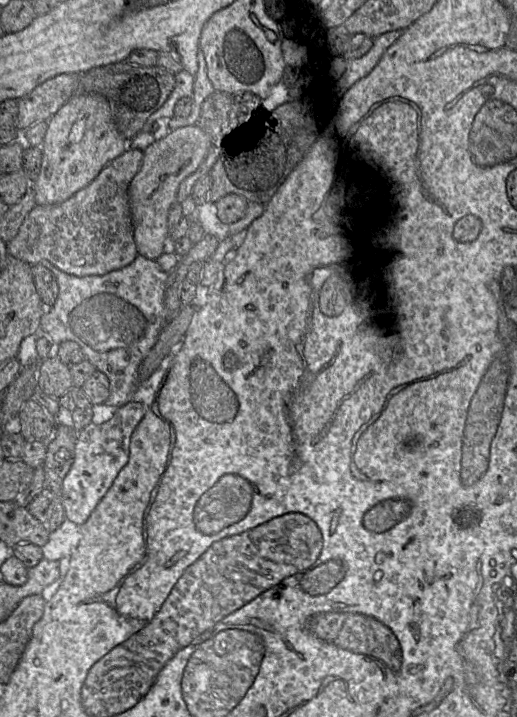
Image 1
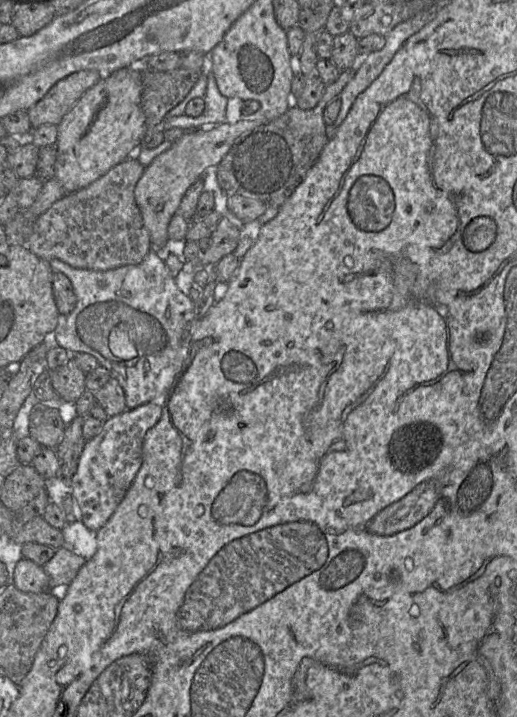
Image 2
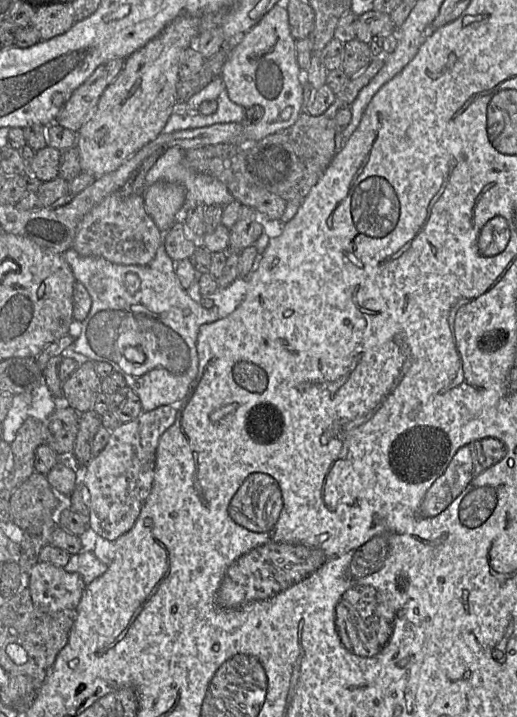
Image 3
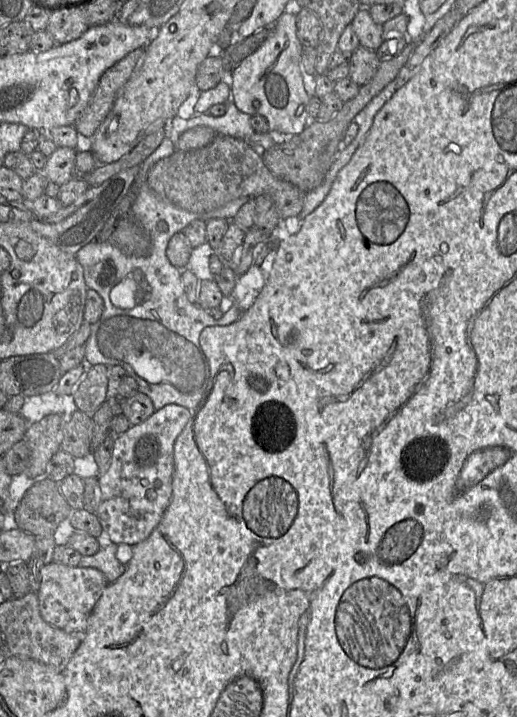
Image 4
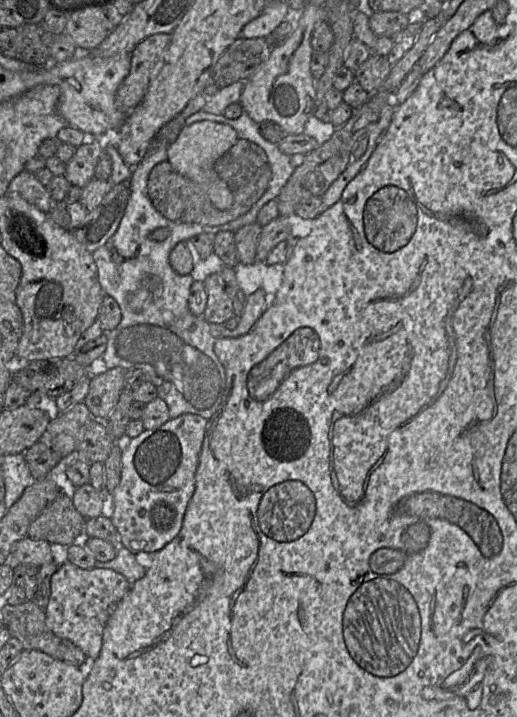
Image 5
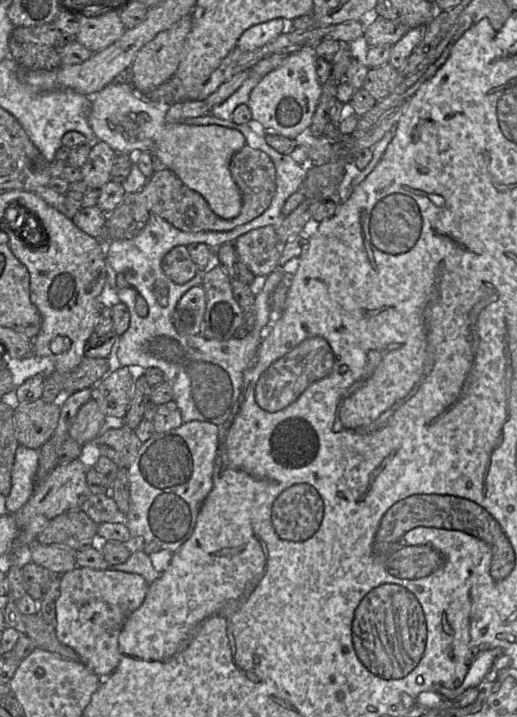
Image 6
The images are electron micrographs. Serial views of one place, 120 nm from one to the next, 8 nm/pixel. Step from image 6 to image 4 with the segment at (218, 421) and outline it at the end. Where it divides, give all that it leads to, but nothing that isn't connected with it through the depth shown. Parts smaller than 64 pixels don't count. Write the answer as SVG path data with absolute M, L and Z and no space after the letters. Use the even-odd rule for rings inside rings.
M232 93L224 105L226 105L226 112L220 117L214 117L207 112L190 119L183 119L176 115L173 117L172 121L166 121L163 127L166 138L162 141L156 151L140 165L139 172L135 179L135 183L138 183L138 194L128 215L131 215L135 221L137 221L150 234L152 240L152 250L150 254L144 257L127 256L108 241L114 230L116 217L113 217L108 221L104 230L96 239L97 242L91 242L85 245L75 254L77 261L83 268L84 280L87 288L95 290L104 303L103 312L99 320L91 324L90 336L84 344L85 359L92 365L117 365L124 368L127 374L137 382L139 392L144 393L151 399L155 411L158 411L169 404L180 405L188 410L196 410L197 407L207 398L210 393L213 378L211 376L207 357L200 346L201 332L206 327L210 326L230 325L238 321L244 313L240 308L234 305L224 313L221 319L216 320L198 304L191 303L187 299L184 290L182 269L178 269L170 263L166 255L166 250L171 237L175 233L182 231L192 221L199 219L206 222L212 218L223 218L231 221L242 205L247 201L254 200L255 198L250 199L250 197L239 197L227 202L219 208L202 213L192 213L160 197L149 188L147 183L147 175L150 168L159 160L172 155L176 150L176 142L178 141L178 138L182 133L189 129L197 126L206 126L213 129L218 135L227 135L233 138L242 139L247 143L251 141L251 137L256 133L251 125L251 116L240 111L236 107ZM159 221L167 223L168 230L166 232L158 231L157 223ZM123 281L135 283L137 291L139 292L139 300L141 302L132 309L117 307L111 300L111 291L115 286L118 286Z

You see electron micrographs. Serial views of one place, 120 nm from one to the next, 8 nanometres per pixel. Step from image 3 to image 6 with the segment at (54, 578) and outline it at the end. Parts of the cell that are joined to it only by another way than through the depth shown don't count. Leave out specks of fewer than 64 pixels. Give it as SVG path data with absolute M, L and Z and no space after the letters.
M77 566L60 575L59 587L55 626L57 639L71 647L93 673L100 678L107 677L121 659L119 635L128 617L143 603L149 583L137 573Z

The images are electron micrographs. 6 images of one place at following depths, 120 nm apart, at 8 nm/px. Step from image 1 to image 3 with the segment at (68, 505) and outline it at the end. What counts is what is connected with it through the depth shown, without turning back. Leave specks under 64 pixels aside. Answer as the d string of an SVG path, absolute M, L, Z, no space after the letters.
M170 405L159 406L152 411L143 411L136 419L121 423L113 432L102 452L86 464L84 483L90 493L90 528L101 537L114 542L135 524L143 504L149 496L155 474L156 451L162 434L176 419L177 409Z

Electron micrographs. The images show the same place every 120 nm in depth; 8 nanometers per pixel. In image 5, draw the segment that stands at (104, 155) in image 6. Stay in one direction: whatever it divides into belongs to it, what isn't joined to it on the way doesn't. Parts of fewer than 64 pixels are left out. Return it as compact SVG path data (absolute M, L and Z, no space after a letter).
M97 139L89 145L80 145L75 154L66 163L66 171L63 175L72 186L85 187L94 179L94 170L103 152Z

